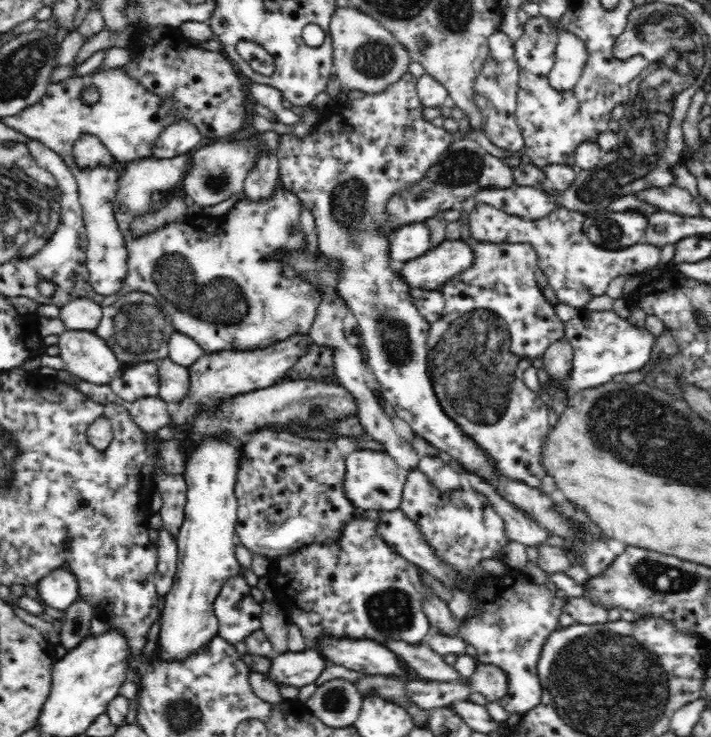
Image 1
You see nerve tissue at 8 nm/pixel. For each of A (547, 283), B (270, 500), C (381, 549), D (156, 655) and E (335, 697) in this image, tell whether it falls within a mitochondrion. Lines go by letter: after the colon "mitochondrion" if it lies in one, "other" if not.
A: other
B: other
C: other
D: other
E: mitochondrion

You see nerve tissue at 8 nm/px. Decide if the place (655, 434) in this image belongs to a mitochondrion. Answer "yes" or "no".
yes

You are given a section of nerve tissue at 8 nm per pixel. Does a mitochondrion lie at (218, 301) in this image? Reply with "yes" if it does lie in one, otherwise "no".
yes

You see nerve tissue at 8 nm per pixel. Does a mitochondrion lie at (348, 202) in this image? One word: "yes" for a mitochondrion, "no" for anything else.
yes

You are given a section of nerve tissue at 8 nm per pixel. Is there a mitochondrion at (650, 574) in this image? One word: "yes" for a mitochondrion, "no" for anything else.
yes

